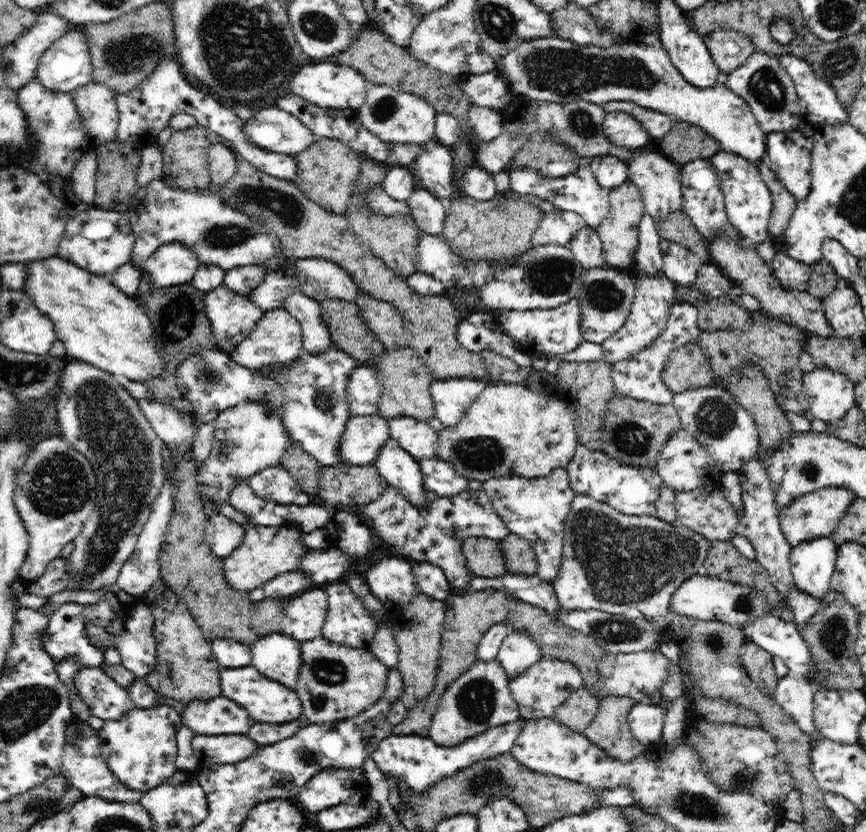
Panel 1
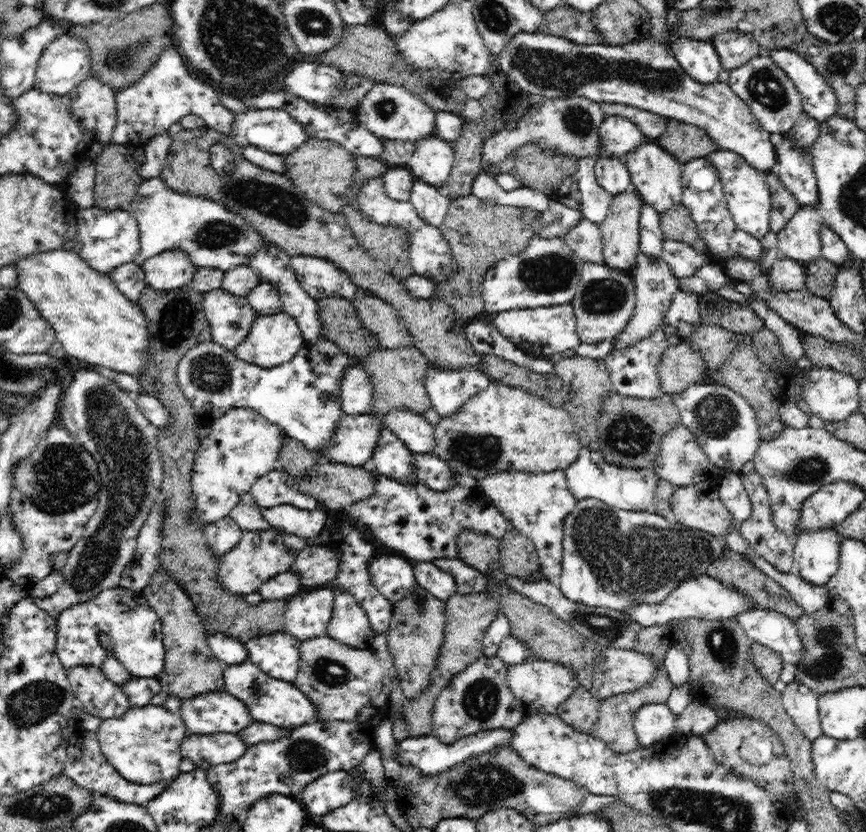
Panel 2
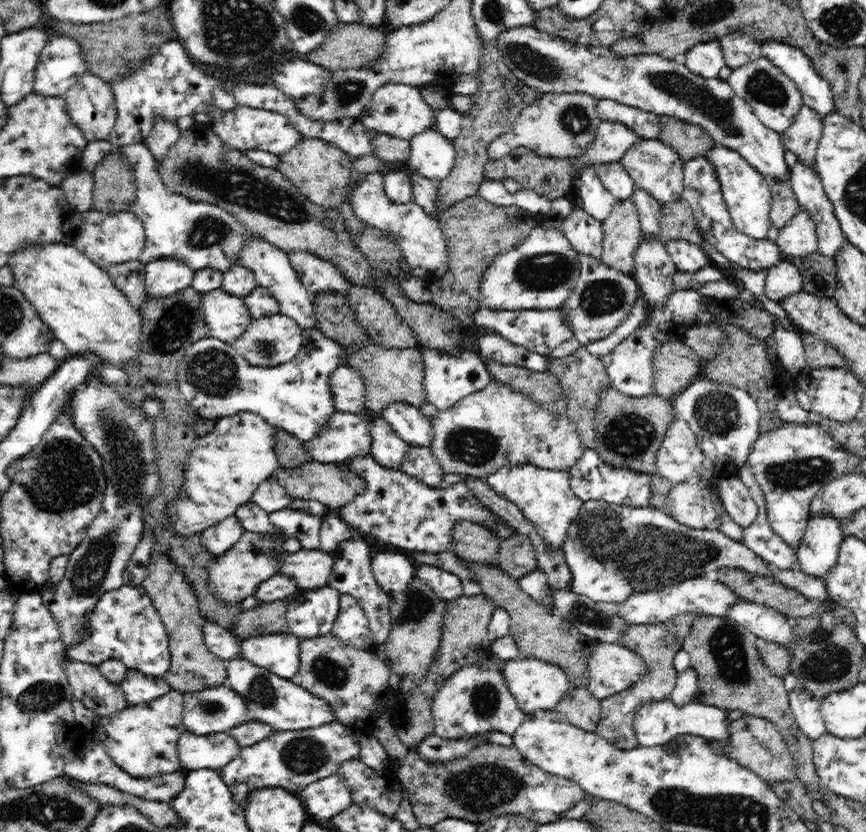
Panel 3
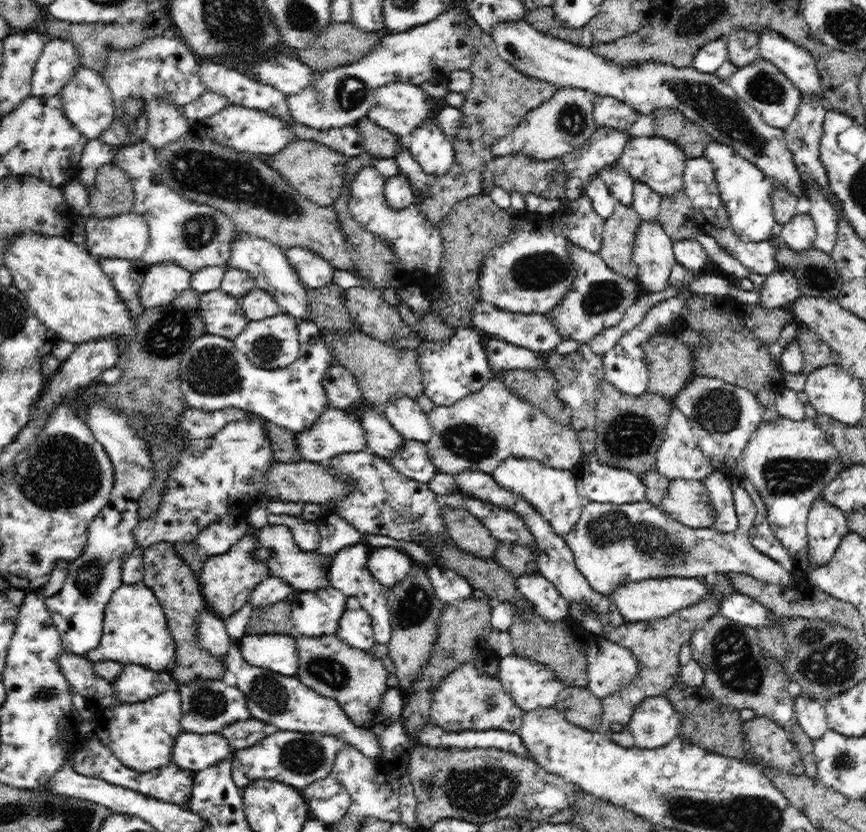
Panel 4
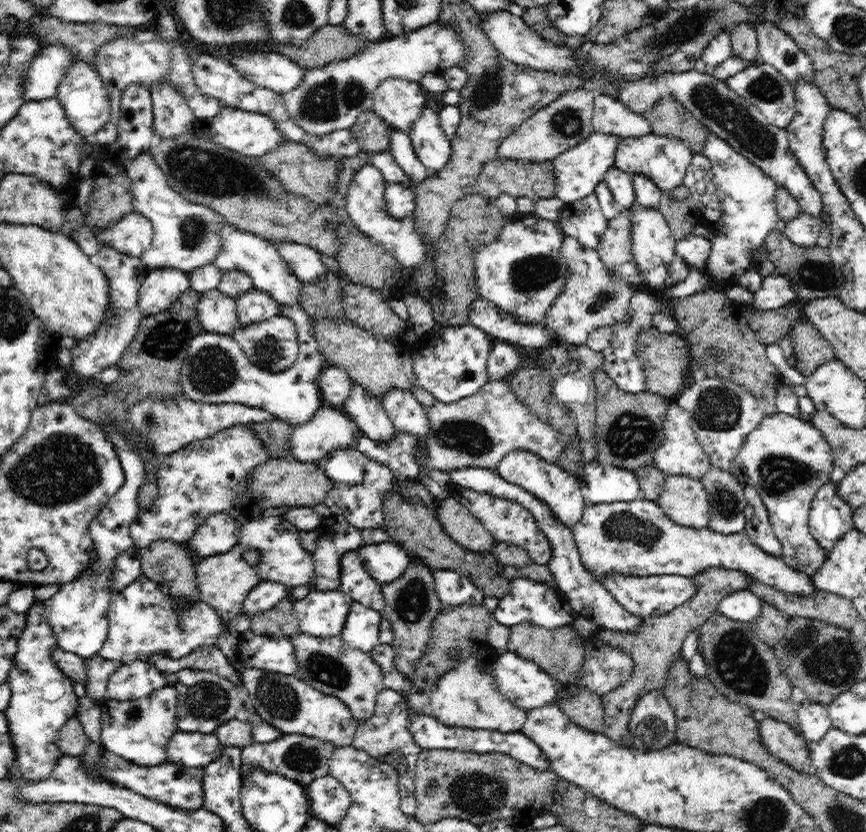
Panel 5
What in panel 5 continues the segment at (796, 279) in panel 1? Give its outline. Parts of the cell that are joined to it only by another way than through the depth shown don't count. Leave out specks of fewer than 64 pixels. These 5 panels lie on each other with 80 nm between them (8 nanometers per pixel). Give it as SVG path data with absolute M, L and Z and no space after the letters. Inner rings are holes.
M772 274L763 277L761 287L752 294L750 306L756 309L777 309L797 298L788 277Z

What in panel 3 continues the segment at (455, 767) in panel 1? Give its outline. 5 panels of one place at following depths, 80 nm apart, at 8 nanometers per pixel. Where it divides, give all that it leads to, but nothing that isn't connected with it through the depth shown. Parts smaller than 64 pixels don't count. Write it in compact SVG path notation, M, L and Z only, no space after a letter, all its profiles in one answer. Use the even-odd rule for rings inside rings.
M430 734L414 747L426 762L448 762L484 744L484 735L473 735L469 739L444 739Z

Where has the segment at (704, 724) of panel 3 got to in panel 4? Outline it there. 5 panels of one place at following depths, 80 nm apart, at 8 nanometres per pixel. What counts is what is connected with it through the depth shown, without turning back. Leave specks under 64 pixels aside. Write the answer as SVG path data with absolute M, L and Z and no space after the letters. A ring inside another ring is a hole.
M650 696L635 708L628 724L635 746L653 749L678 736L682 718L666 696Z

